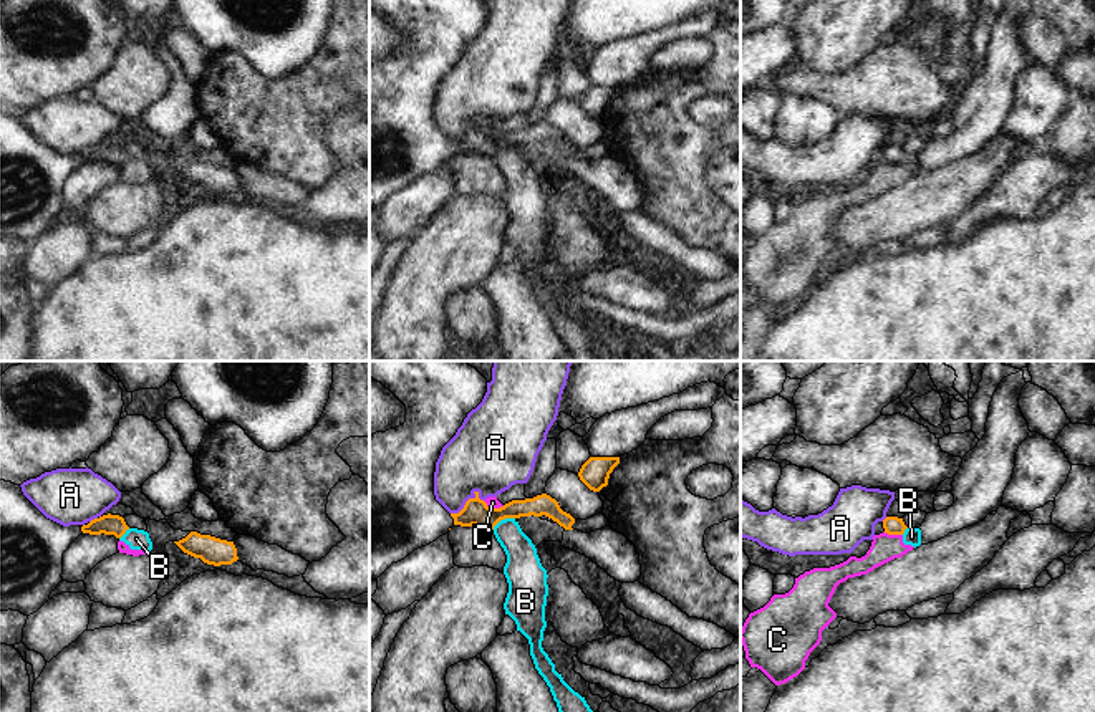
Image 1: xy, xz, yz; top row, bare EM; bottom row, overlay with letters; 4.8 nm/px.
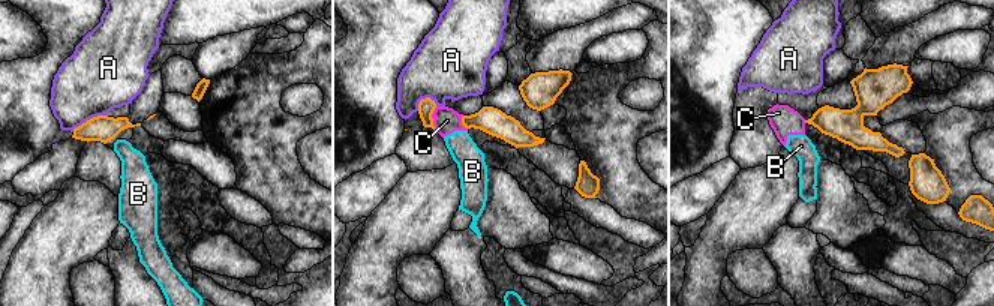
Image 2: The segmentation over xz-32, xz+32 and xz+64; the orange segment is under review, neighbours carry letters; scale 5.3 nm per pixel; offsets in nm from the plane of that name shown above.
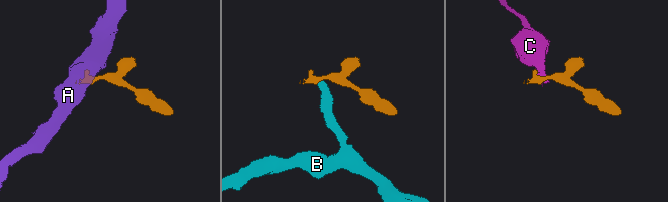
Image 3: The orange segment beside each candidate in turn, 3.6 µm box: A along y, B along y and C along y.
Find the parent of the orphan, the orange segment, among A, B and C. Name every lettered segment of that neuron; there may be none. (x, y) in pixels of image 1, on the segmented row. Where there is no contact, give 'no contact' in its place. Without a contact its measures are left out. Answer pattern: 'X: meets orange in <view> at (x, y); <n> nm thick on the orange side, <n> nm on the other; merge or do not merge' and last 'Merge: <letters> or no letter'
A: meets orange in xz at (466, 504); 130 nm thick on the orange side, 360 nm on the other; do not merge
B: meets orange in xz at (502, 519); 130 nm thick on the orange side, 160 nm on the other; do not merge
C: meets orange in yz at (893, 534); 90 nm thick on the orange side, 130 nm on the other; do not merge
Merge: no letter

